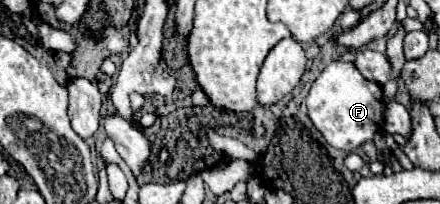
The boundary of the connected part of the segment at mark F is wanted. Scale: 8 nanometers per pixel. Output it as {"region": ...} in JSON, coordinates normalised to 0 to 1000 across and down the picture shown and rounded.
{"region":[[[757,299],[716,387],[698,466],[698,534],[711,613],[734,652],[748,711],[761,730],[802,750],[830,691],[848,681],[870,613],[870,436],[866,417],[834,397],[807,309]]]}

